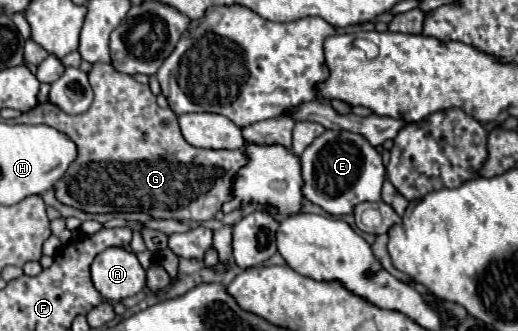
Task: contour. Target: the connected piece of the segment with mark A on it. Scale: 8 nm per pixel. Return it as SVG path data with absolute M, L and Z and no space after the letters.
M110 247L96 255L90 265L92 283L106 301L122 301L140 293L146 285L146 271L134 253Z

